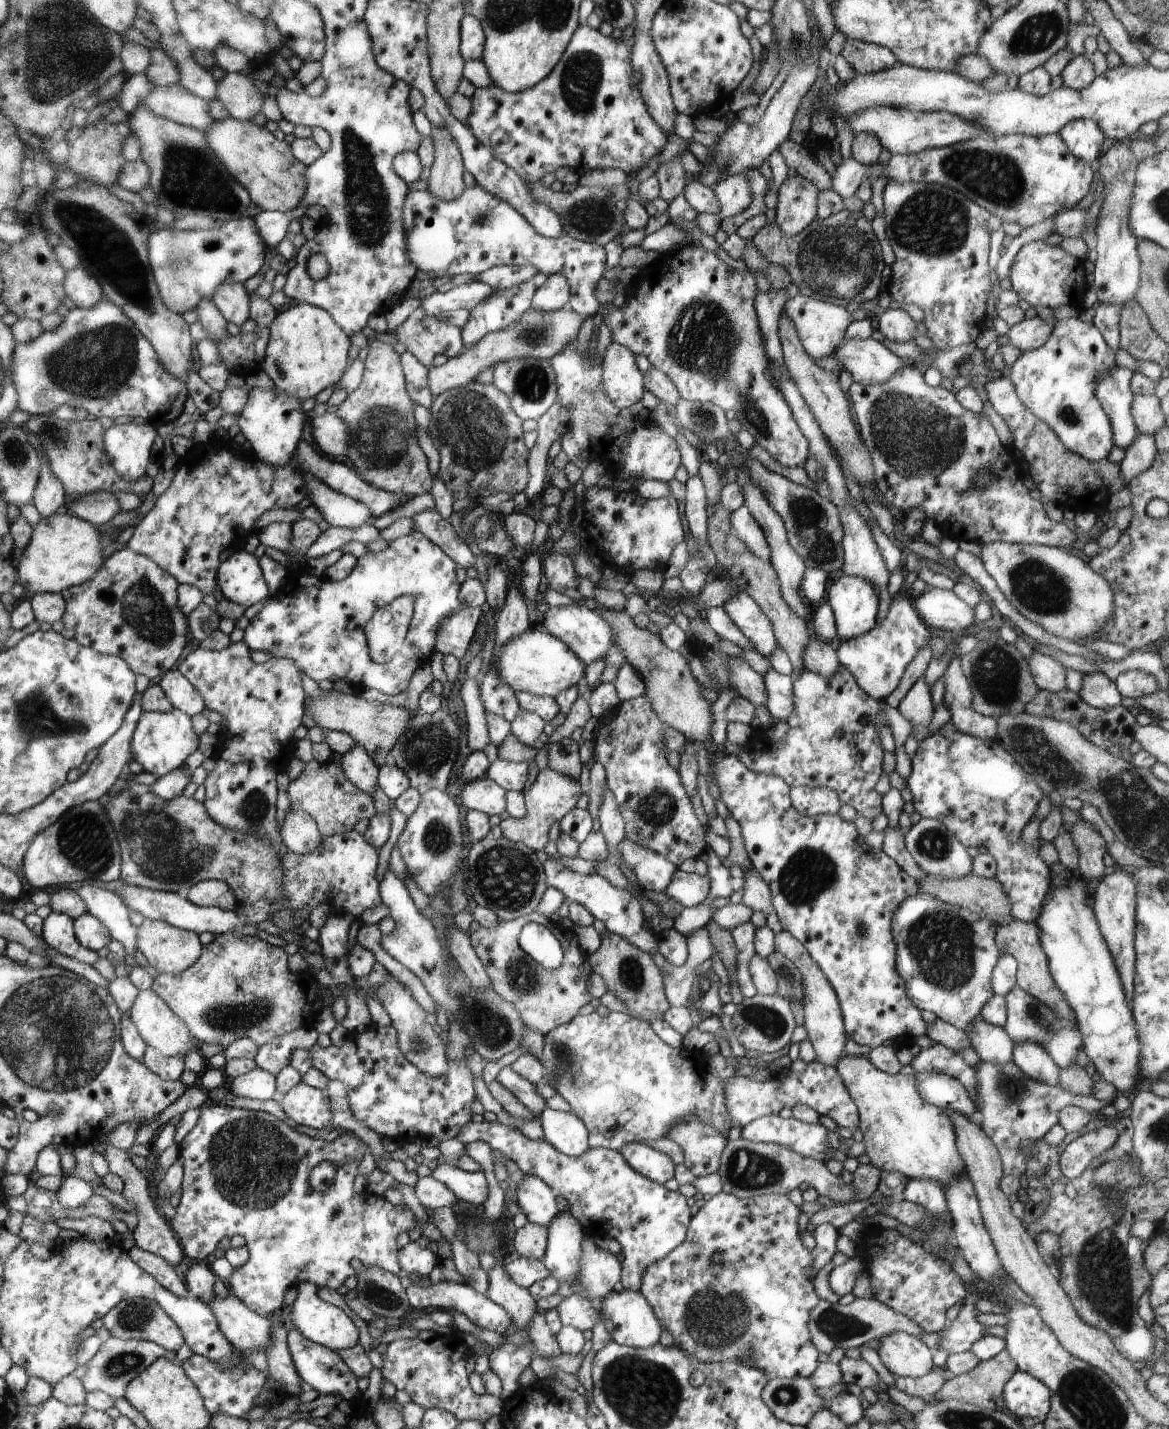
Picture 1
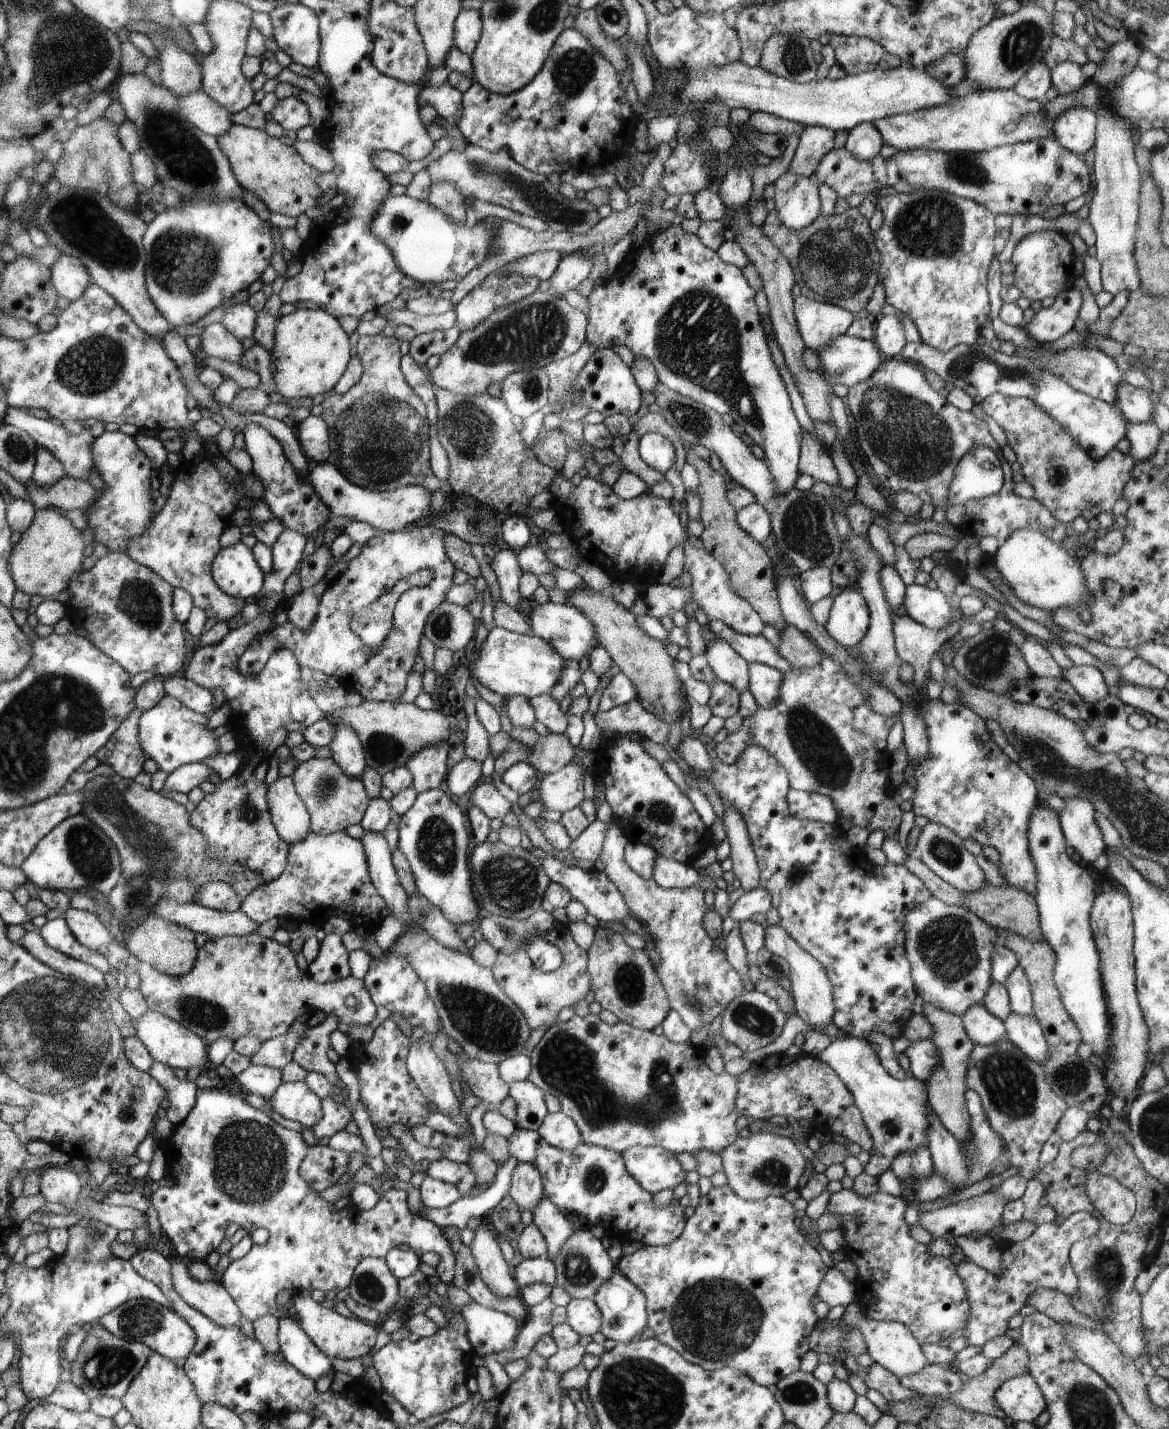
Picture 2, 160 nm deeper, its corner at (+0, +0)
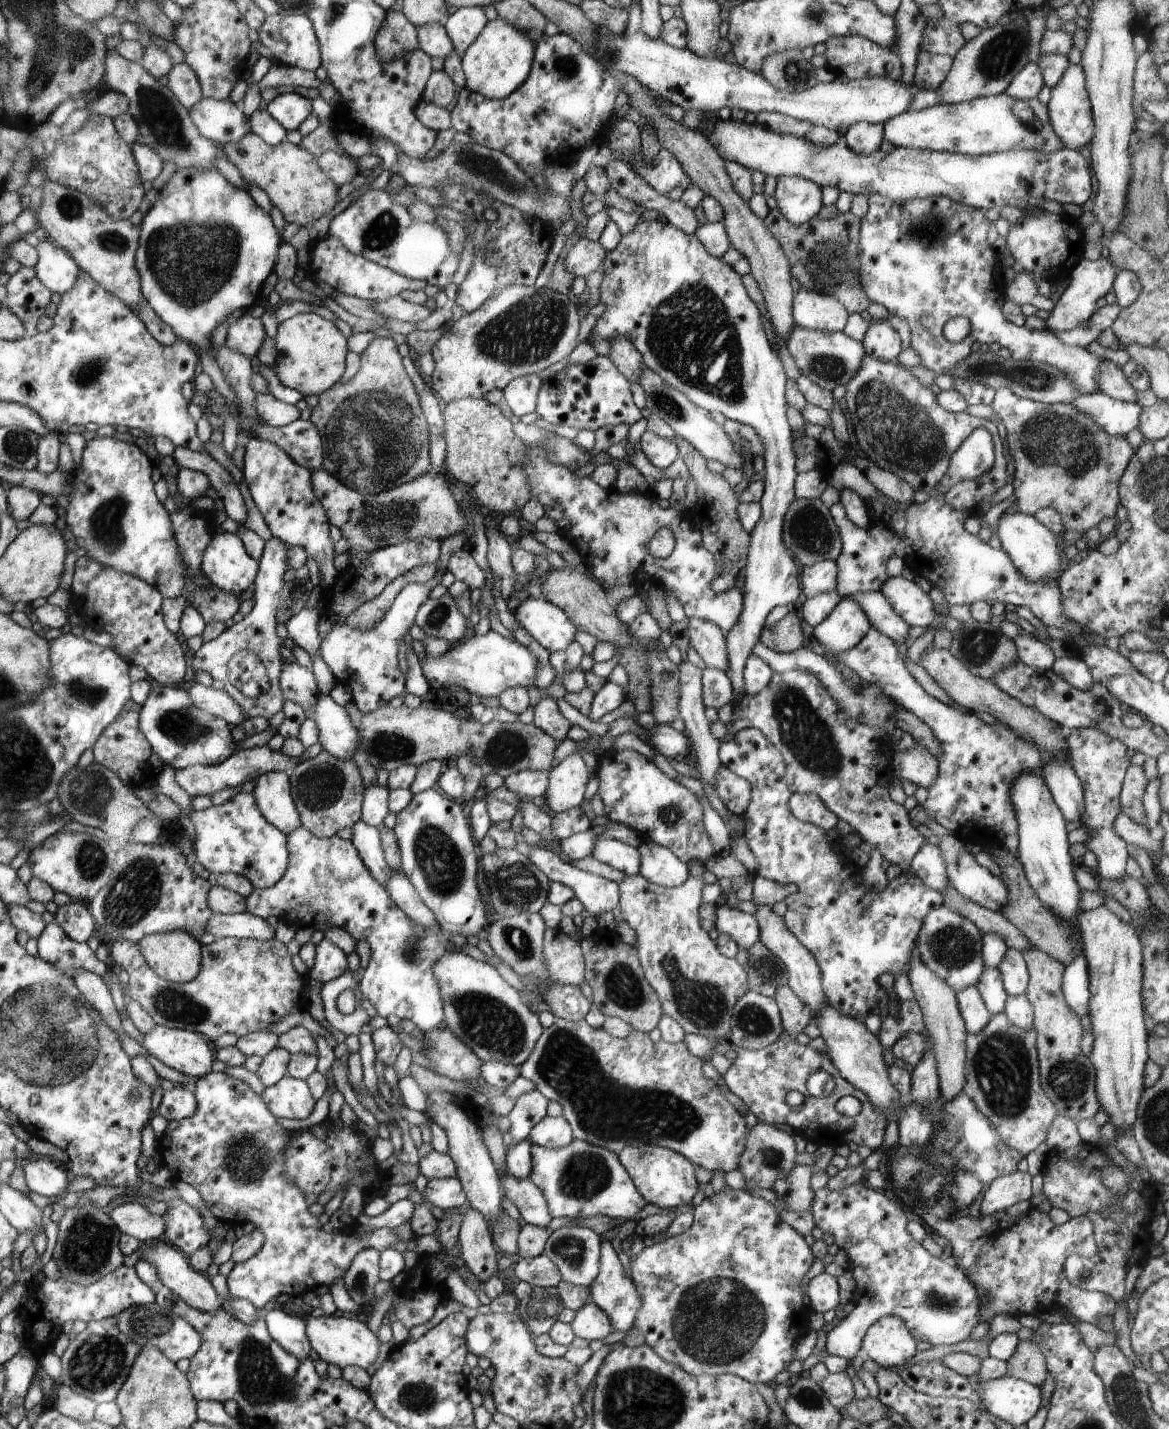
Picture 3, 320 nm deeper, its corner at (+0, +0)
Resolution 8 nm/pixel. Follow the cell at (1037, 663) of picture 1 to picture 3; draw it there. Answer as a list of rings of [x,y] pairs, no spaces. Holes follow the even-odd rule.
[[[1025,628],[1013,642],[1022,663],[1040,671],[1052,669],[1052,664],[1056,662],[1054,652],[1047,644],[1040,642],[1032,631]]]

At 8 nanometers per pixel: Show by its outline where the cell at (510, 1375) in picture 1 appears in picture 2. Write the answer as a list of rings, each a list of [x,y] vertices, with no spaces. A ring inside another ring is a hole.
[[[549,1297],[536,1306],[528,1307],[528,1318],[521,1325],[518,1336],[514,1340],[514,1348],[498,1353],[495,1356],[497,1362],[506,1366],[520,1358],[525,1359],[539,1343],[540,1338],[544,1334],[551,1333],[553,1326],[550,1324],[550,1316],[554,1308]]]

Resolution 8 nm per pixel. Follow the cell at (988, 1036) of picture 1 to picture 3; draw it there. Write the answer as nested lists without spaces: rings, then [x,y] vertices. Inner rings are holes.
[[[975,986],[960,990],[956,994],[956,1001],[968,1033],[976,1034],[990,1022],[992,1014],[984,1005],[982,996]]]

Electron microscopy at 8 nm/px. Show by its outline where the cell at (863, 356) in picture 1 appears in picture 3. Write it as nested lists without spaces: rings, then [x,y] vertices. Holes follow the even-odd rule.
[[[796,325],[784,344],[802,375],[806,374],[819,388],[828,391],[834,390],[836,386],[846,386],[866,360],[866,348],[862,346],[862,342],[846,336],[841,331],[816,332]]]

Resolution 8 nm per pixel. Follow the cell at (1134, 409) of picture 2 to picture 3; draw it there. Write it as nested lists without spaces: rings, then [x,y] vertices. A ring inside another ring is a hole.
[[[1105,360],[1100,366],[1098,372],[1098,393],[1110,396],[1114,400],[1122,400],[1122,402],[1139,402],[1138,392],[1128,383],[1121,367],[1110,360]]]

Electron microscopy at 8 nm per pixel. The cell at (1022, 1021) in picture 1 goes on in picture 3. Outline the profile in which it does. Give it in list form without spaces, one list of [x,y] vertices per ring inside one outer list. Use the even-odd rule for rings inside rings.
[[[1008,948],[1002,964],[998,966],[1006,993],[1010,996],[1024,996],[1028,990],[1029,971],[1024,956],[1017,949]]]

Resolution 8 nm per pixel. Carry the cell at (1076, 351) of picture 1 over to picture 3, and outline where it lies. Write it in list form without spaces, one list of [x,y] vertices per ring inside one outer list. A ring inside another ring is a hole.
[[[1101,393],[1076,396],[1070,402],[1074,410],[1090,416],[1094,424],[1110,436],[1124,436],[1138,429],[1140,414],[1144,406],[1139,402],[1122,402]]]

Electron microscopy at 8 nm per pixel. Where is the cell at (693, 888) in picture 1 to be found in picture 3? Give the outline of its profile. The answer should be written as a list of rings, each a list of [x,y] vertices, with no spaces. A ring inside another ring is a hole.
[[[645,841],[637,847],[642,858],[639,874],[650,883],[662,887],[678,887],[690,877],[688,866],[668,848]]]

